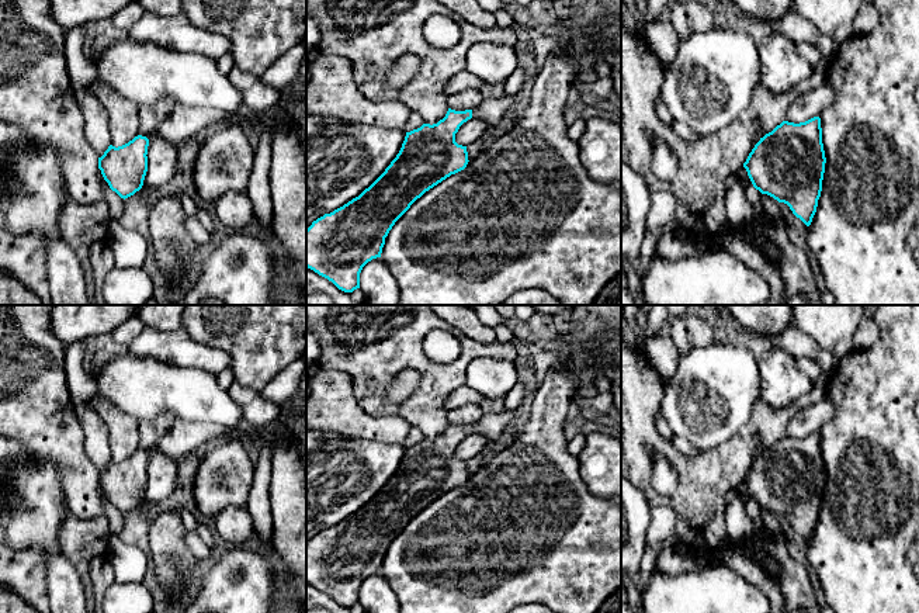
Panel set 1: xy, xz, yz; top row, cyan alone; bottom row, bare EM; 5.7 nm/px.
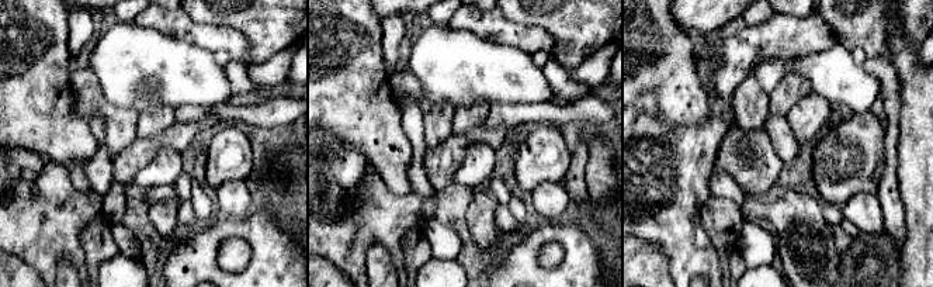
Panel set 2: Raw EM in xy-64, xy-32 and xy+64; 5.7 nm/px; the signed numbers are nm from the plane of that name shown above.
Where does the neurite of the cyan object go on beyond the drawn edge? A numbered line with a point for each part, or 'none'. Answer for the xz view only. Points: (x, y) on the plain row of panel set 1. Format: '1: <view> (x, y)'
1: xz (491, 423)

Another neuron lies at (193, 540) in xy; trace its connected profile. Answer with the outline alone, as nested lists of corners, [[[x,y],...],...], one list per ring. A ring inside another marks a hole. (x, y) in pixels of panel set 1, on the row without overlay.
[[[185,529],[184,533],[185,544],[190,548],[190,551],[198,558],[198,560],[208,560],[211,555],[211,547],[208,547],[201,537],[197,534],[195,530]]]

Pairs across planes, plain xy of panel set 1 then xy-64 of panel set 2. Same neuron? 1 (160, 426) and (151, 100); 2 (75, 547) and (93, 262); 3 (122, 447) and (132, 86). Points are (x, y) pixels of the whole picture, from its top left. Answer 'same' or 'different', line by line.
1: different
2: different
3: different

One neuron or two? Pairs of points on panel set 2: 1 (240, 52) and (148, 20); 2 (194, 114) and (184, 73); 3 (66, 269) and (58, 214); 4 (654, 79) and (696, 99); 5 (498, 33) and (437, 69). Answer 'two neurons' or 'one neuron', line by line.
1: one neuron
2: two neurons
3: two neurons
4: one neuron
5: two neurons

